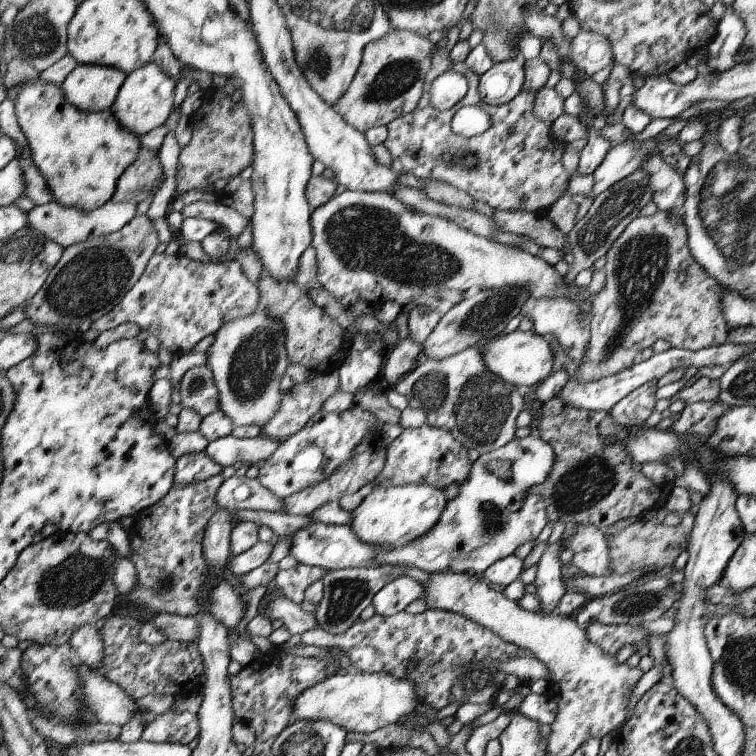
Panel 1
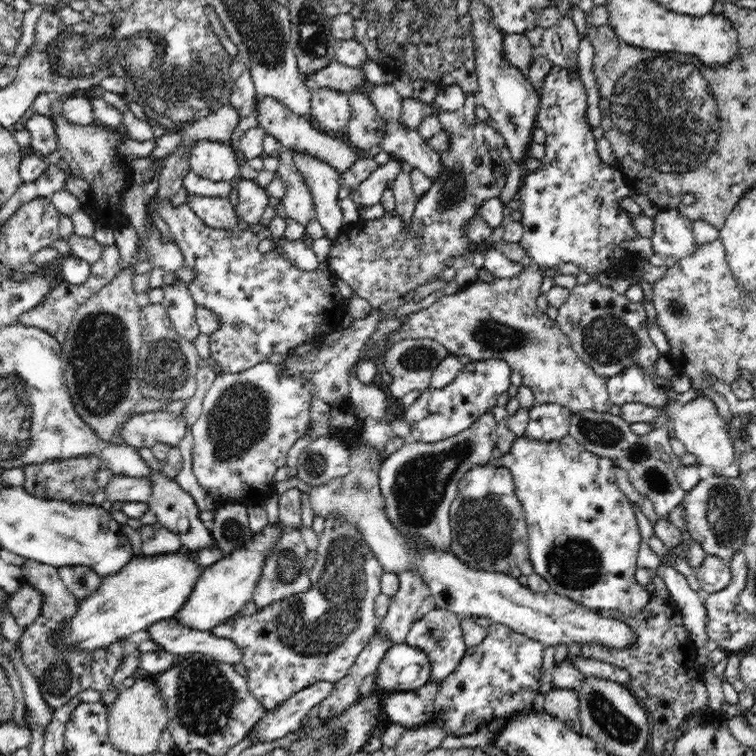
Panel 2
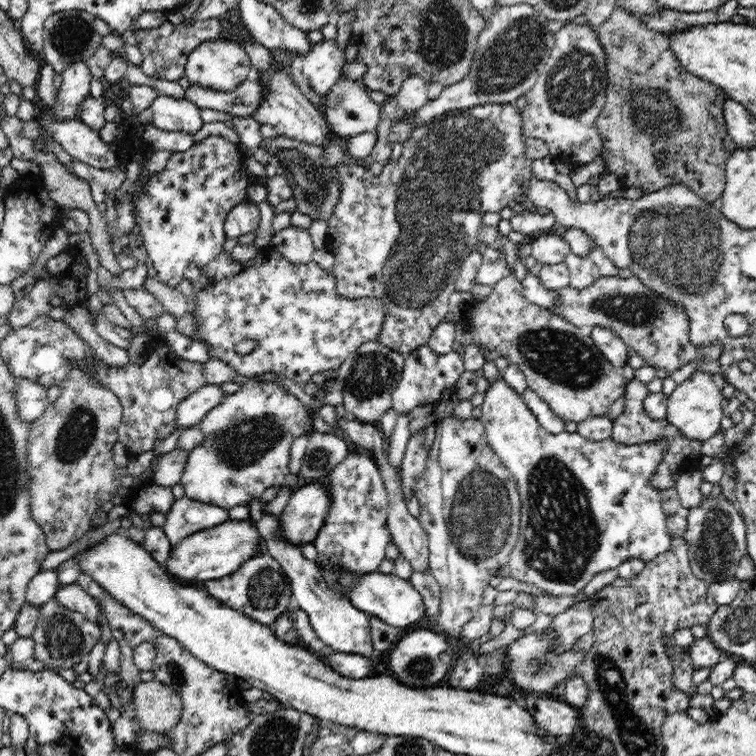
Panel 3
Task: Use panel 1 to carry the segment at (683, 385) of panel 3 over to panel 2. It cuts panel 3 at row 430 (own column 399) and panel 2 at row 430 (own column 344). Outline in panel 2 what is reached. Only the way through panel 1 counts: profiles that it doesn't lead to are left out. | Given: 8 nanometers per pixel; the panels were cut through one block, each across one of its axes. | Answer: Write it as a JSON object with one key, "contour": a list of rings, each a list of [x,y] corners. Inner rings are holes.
{"contour":[[[694,398],[692,402],[684,404],[676,416],[672,418],[672,432],[676,434],[676,438],[684,444],[684,448],[688,450],[690,456],[696,456],[696,464],[698,466],[710,466],[712,470],[716,470],[718,474],[734,464],[734,440],[728,432],[728,422],[724,422],[718,414],[718,406],[710,400],[710,398]]]}

